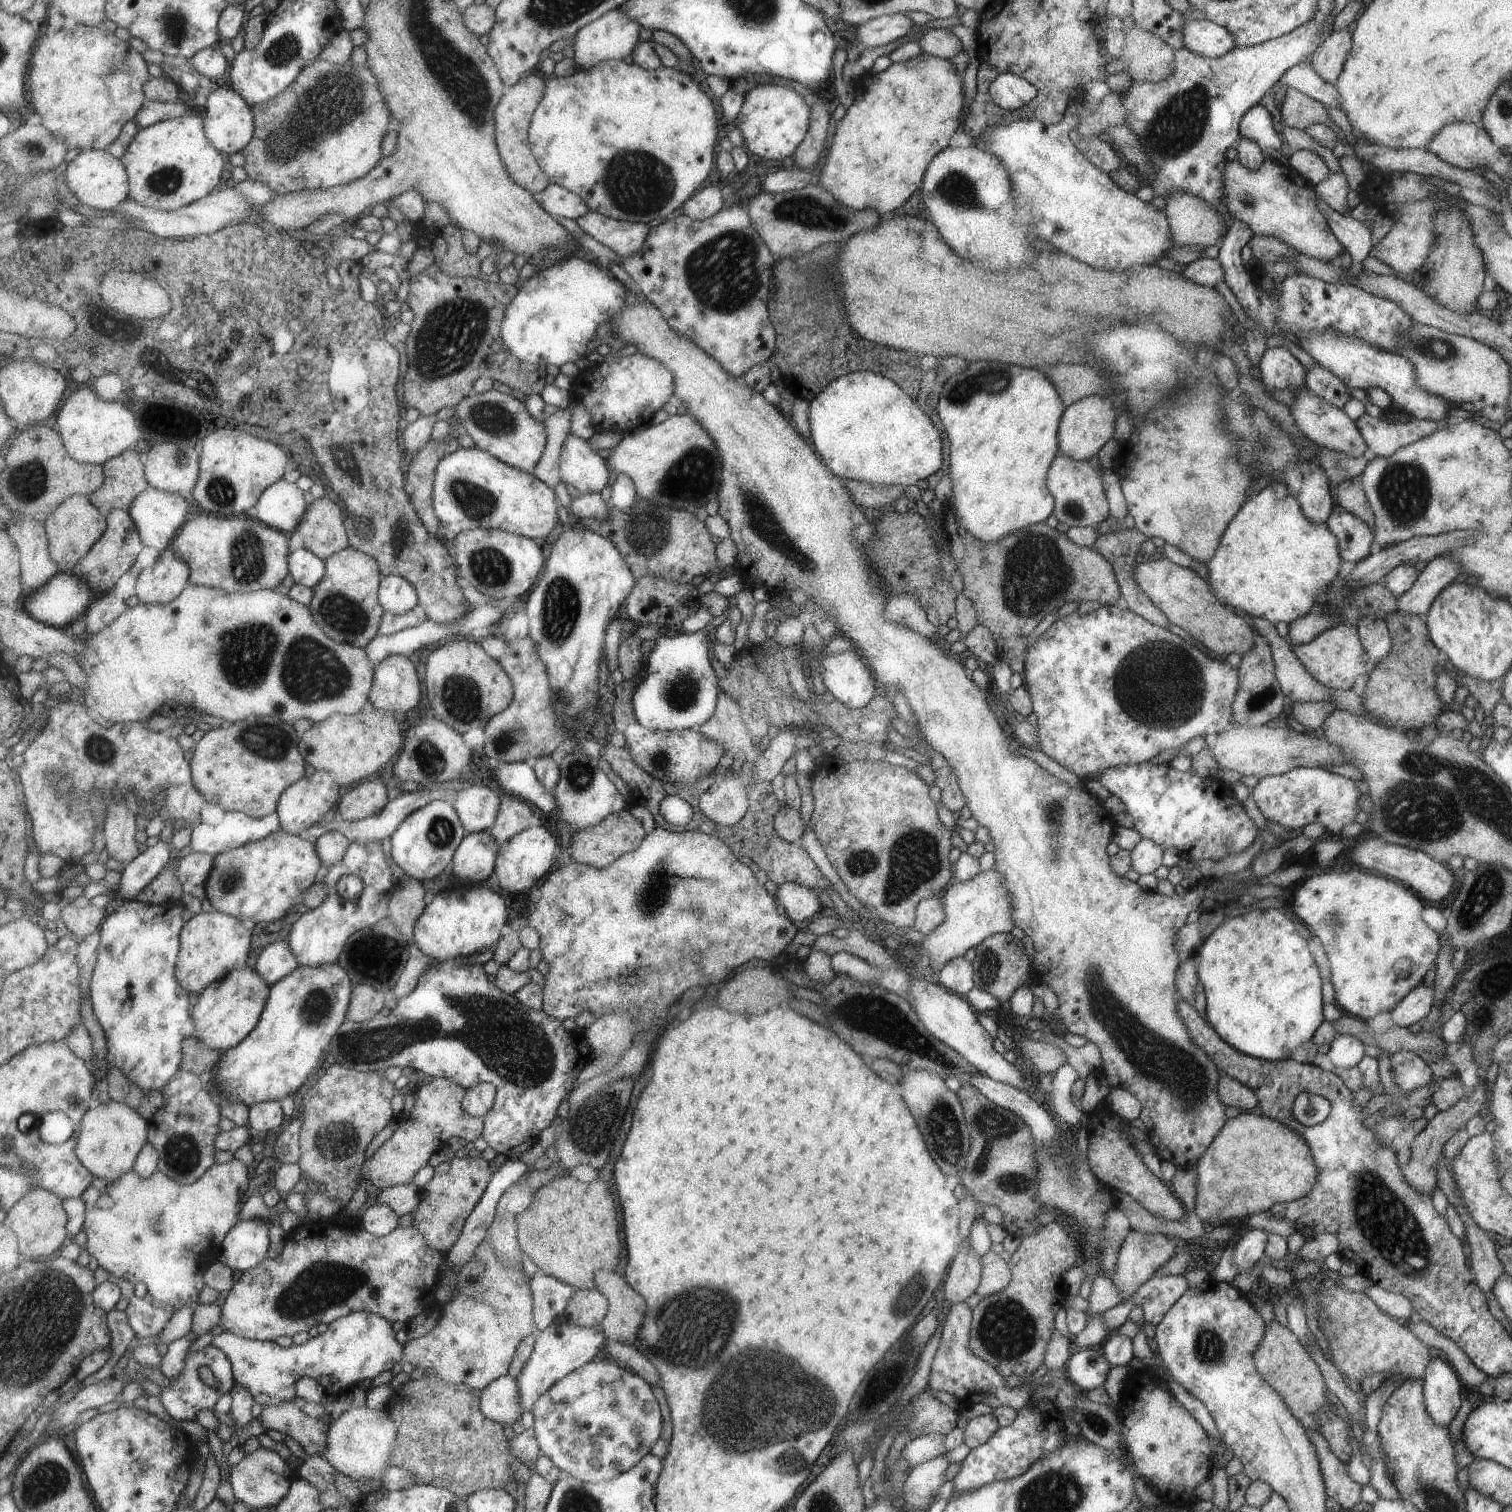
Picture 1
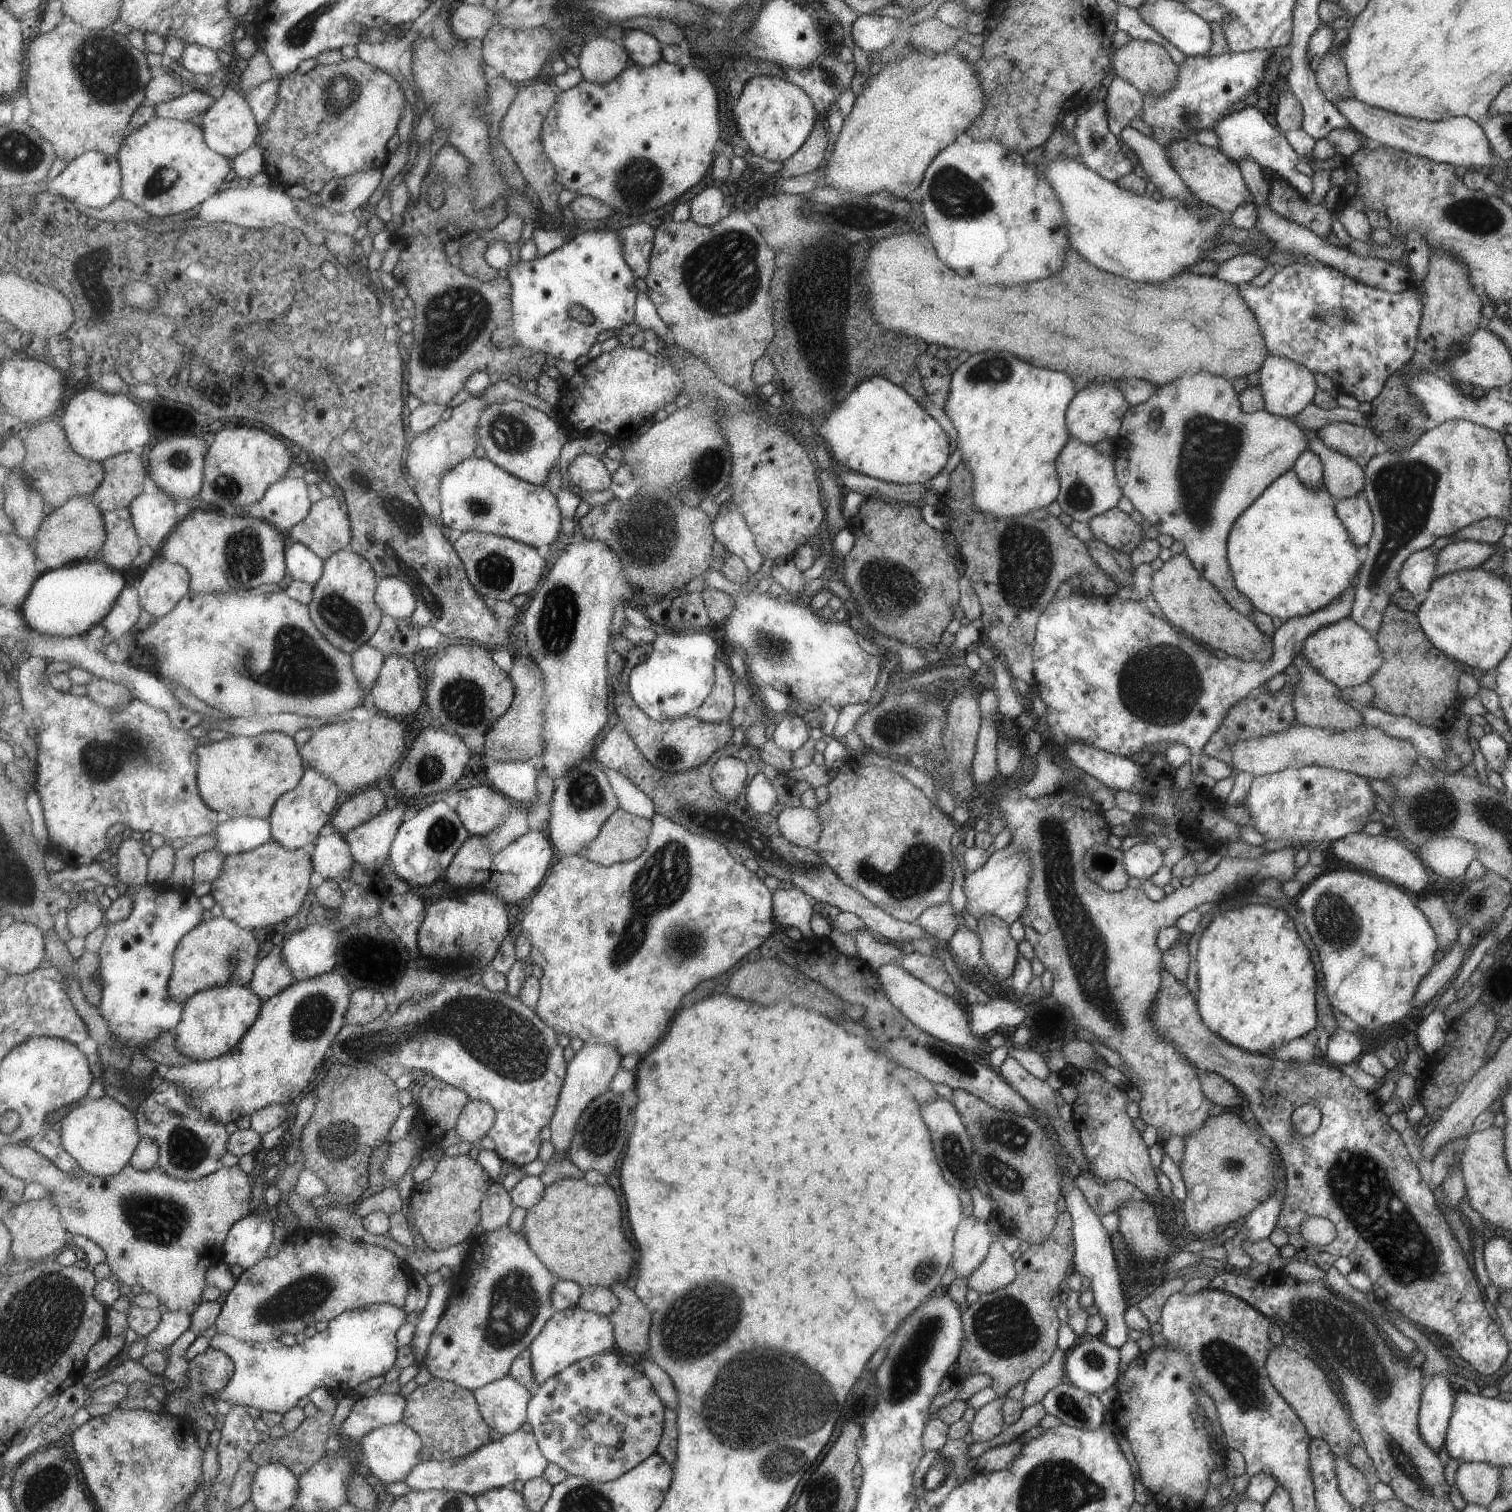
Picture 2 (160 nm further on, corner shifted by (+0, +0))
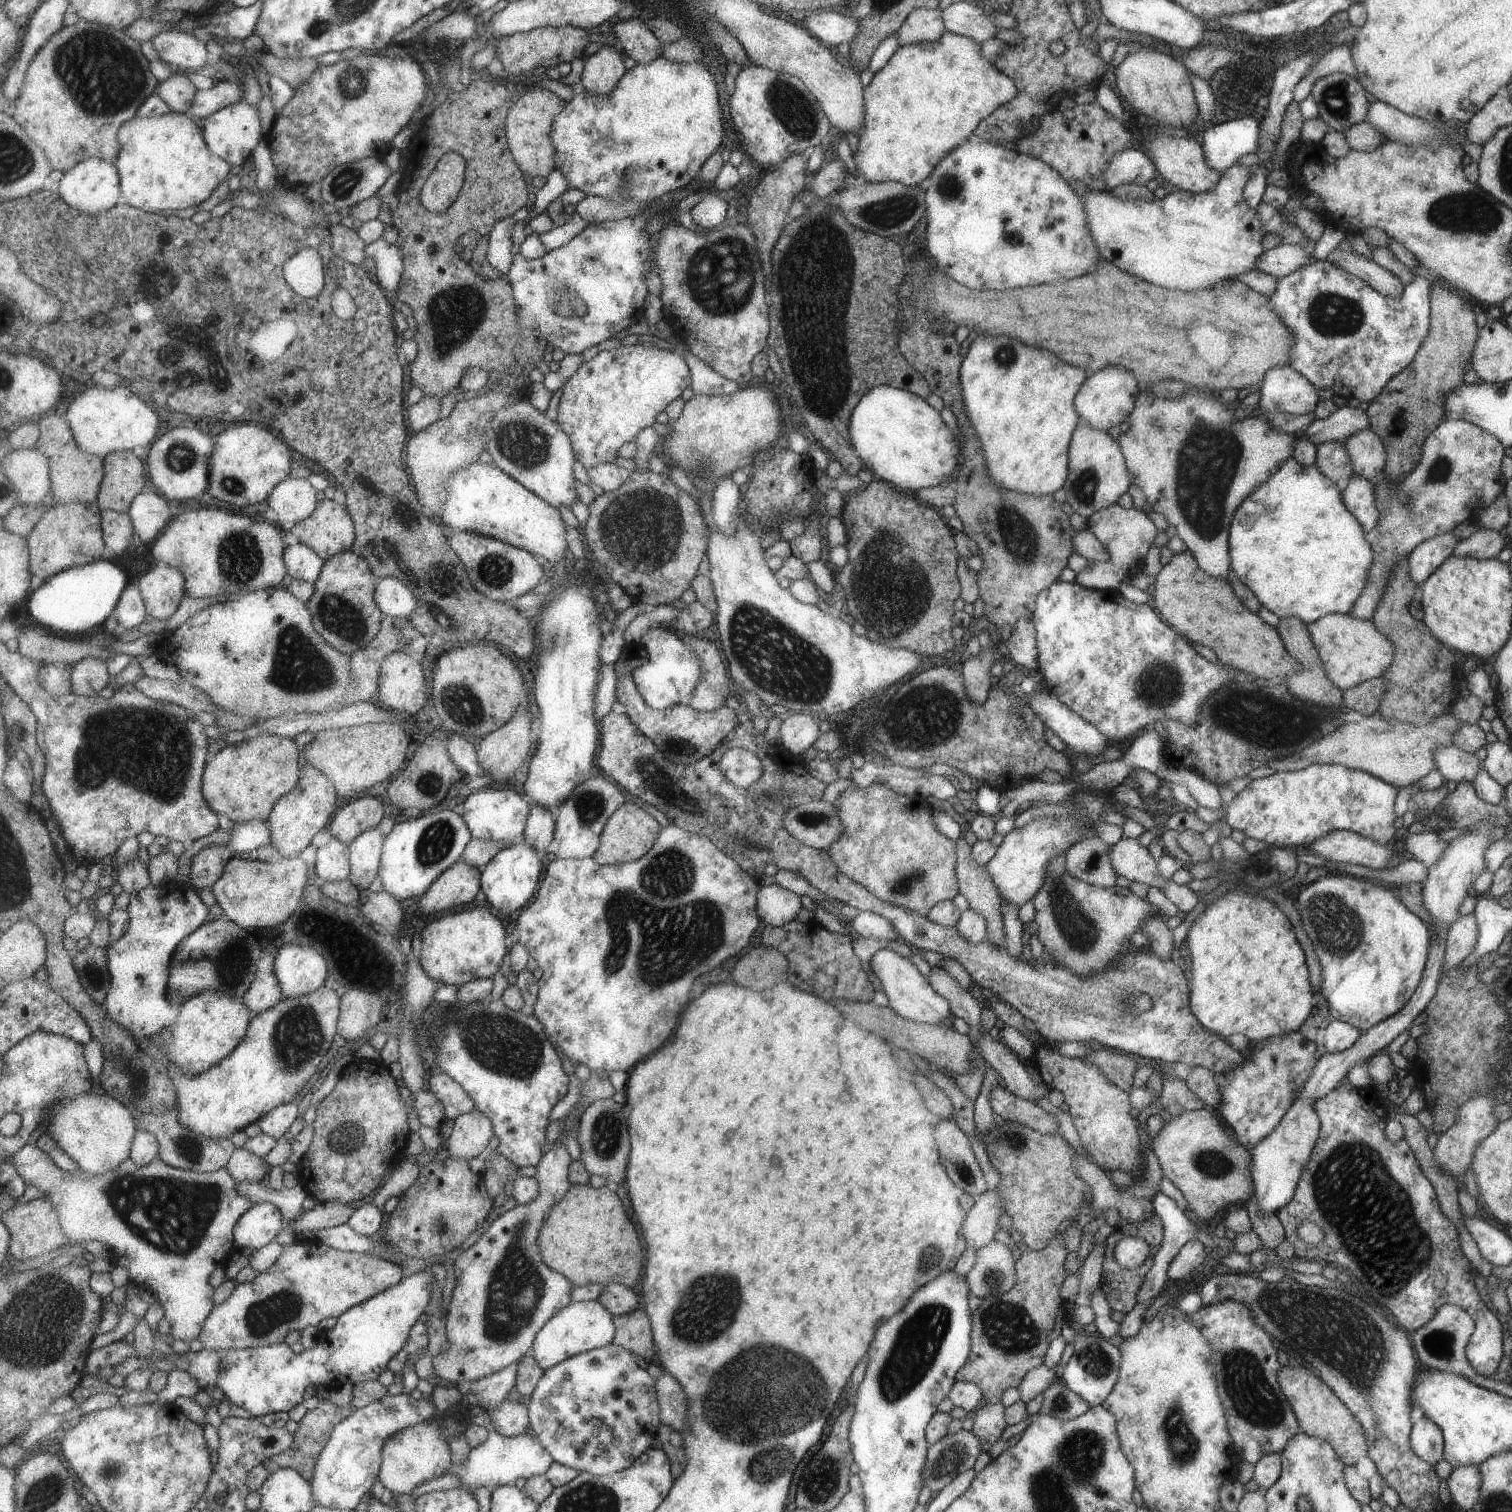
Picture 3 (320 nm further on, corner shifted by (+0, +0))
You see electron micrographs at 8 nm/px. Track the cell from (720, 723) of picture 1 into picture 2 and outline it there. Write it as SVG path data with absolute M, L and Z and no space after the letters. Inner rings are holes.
M716 660L716 684L707 701L695 711L695 716L701 720L722 723L731 720L735 710L736 679L728 664Z

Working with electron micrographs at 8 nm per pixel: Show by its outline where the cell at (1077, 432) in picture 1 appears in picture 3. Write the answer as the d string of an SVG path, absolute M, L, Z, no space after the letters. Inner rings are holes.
M1109 366L1105 370L1099 370L1089 376L1080 387L1075 397L1076 414L1079 416L1079 424L1091 426L1095 430L1107 431L1115 425L1121 424L1132 413L1136 406L1137 382L1125 368Z

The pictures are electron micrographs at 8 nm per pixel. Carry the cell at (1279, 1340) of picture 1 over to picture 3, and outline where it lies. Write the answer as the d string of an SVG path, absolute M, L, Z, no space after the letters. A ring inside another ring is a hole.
M1285 1364L1277 1370L1276 1379L1280 1380L1280 1390L1292 1408L1293 1414L1299 1420L1300 1431L1308 1436L1324 1439L1335 1448L1336 1456L1346 1466L1354 1466L1358 1460L1368 1453L1367 1436L1364 1428L1357 1422L1352 1412L1341 1404L1340 1399L1333 1394L1331 1388L1325 1386L1321 1378L1313 1378L1306 1368L1295 1368Z

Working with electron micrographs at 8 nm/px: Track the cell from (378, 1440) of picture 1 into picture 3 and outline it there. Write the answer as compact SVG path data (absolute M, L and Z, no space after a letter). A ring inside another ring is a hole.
M439 1423L415 1424L401 1429L399 1434L385 1443L379 1480L393 1494L411 1495L419 1484L442 1476L451 1466L451 1462L452 1451L448 1442L441 1436Z

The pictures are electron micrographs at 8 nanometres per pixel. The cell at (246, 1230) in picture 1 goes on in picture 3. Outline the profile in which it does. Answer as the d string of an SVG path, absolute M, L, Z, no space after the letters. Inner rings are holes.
M269 1201L255 1203L237 1221L234 1239L237 1249L259 1250L275 1241L284 1229L284 1215L281 1209Z

